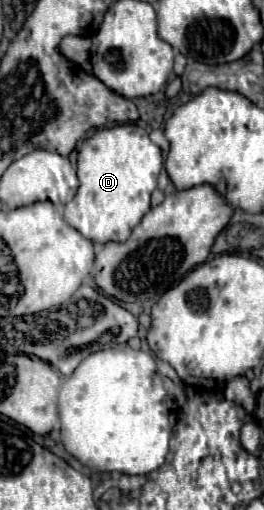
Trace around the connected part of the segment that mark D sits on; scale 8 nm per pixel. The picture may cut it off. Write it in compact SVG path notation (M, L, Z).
M125 123L97 131L93 137L85 139L79 151L79 191L73 201L65 205L65 221L95 245L127 241L129 233L151 209L149 197L157 187L157 175L161 169L161 149L151 143L147 131L139 125Z

